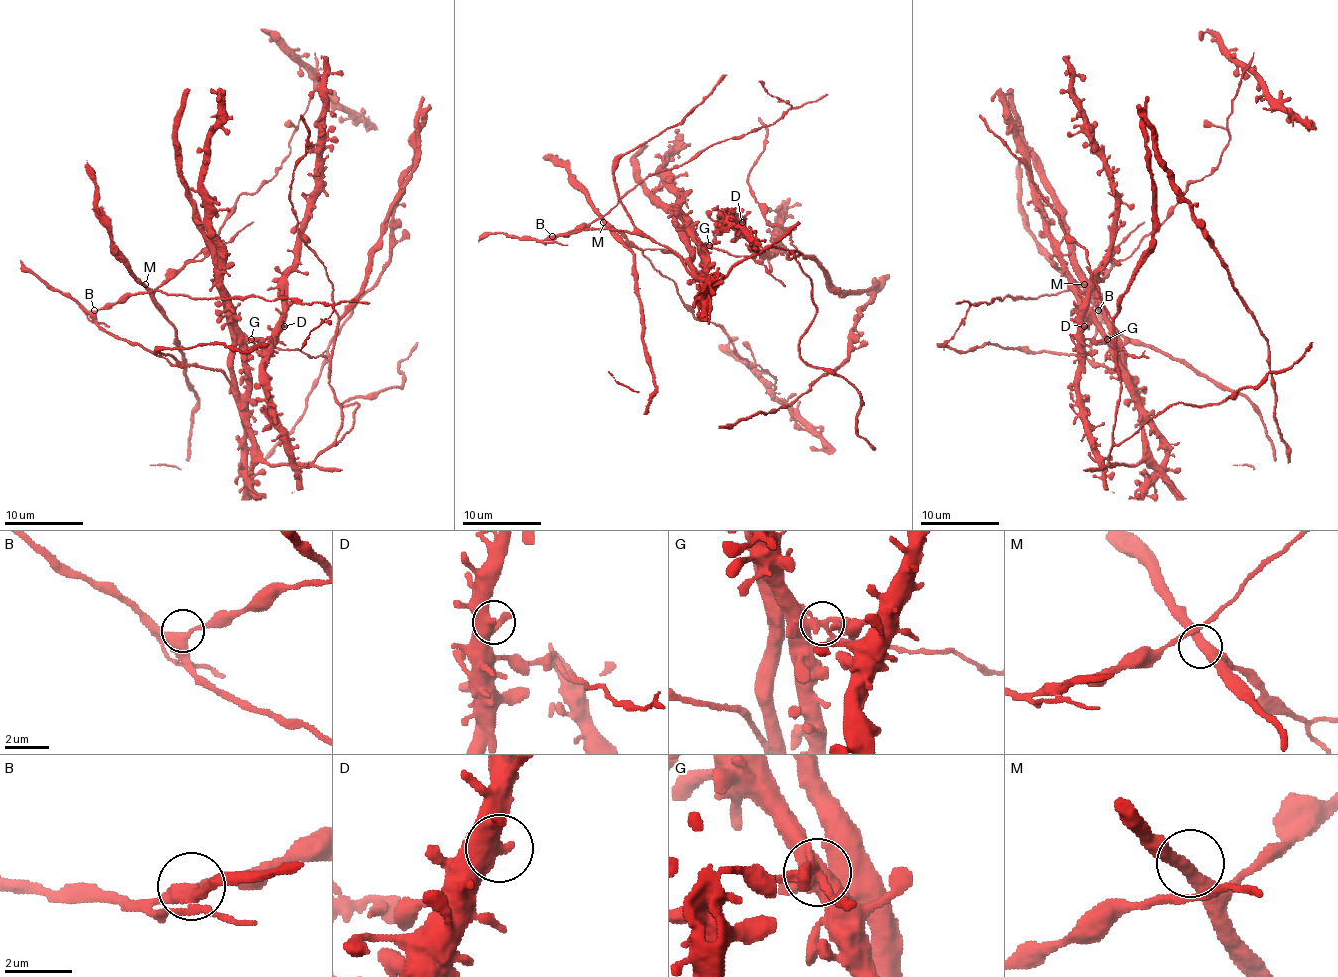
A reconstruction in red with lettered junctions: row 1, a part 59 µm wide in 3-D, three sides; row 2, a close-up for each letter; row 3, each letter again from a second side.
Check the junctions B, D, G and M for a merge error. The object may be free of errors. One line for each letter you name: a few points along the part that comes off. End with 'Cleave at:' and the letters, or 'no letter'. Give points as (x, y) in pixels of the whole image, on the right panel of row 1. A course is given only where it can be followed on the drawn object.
G: foreign part runs (1106, 340), (1118, 350), (1148, 357)
Cleave at: G

